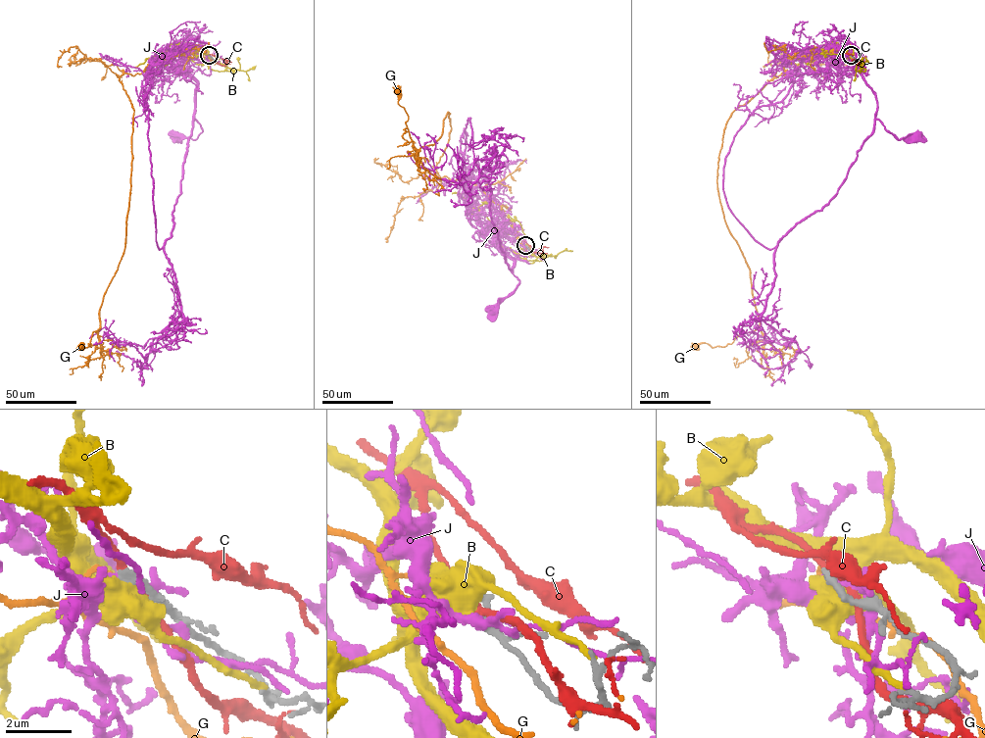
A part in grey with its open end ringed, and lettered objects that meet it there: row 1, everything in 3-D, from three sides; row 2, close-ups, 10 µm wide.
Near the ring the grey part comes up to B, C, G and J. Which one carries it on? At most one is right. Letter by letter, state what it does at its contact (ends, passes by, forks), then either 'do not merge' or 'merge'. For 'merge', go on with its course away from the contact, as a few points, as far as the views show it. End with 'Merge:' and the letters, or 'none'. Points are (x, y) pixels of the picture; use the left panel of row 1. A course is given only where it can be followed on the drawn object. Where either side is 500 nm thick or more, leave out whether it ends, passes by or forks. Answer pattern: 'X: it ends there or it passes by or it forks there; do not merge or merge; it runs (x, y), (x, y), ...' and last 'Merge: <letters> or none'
B: do not merge
C: it passes by; do not merge
G: it ends there; do not merge
J: it passes by; do not merge
Merge: none

